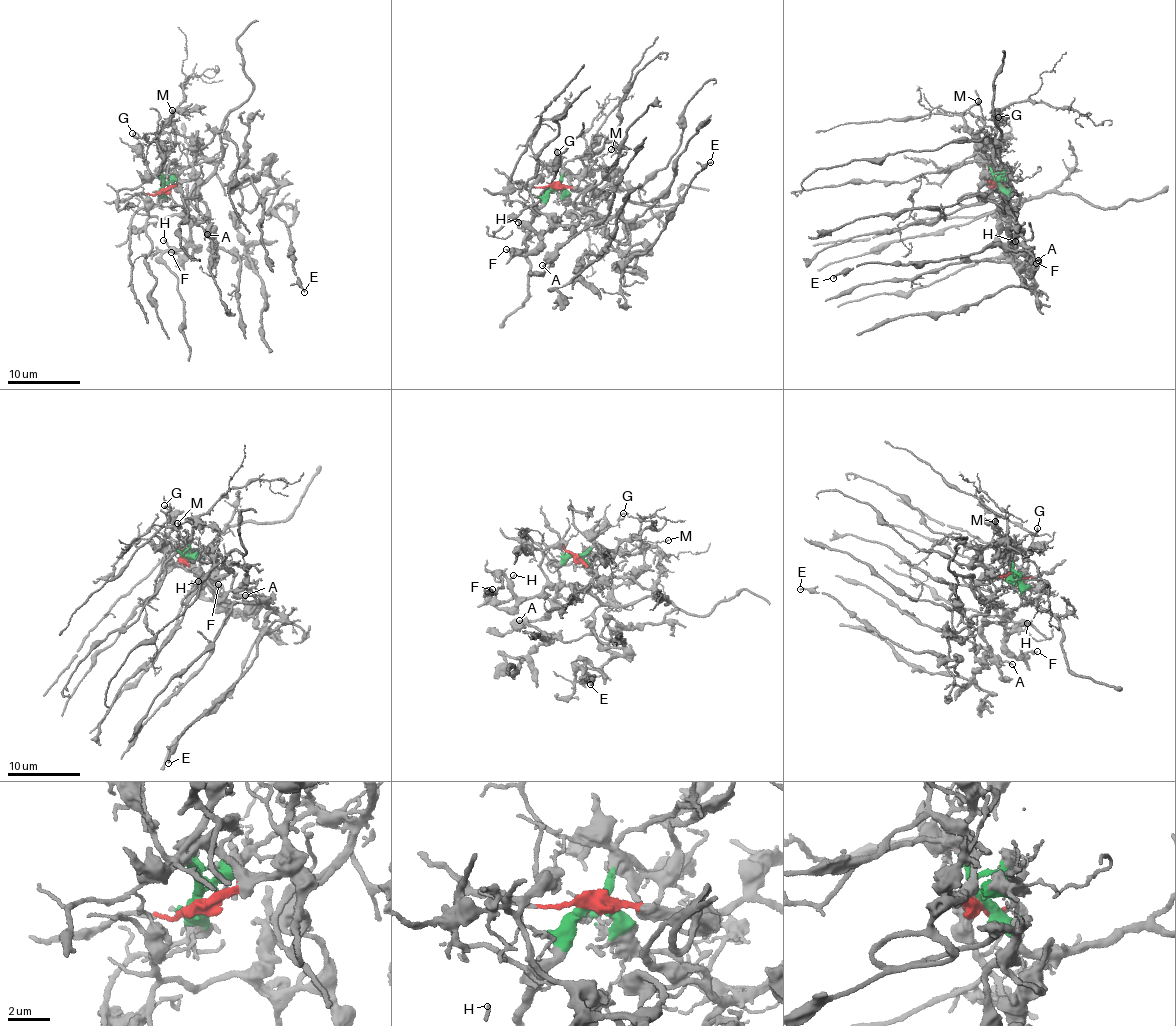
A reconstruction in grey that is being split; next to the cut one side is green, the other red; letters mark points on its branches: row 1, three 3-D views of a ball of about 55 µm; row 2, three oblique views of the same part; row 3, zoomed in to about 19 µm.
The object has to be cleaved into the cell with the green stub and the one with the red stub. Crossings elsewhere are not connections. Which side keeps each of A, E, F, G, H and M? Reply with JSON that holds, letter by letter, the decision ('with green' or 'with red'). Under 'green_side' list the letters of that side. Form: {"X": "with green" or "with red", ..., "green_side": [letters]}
{"A": "with red", "E": "with red", "F": "with red", "G": "with green", "H": "with red", "M": "with green", "green_side": ["G", "M"]}

